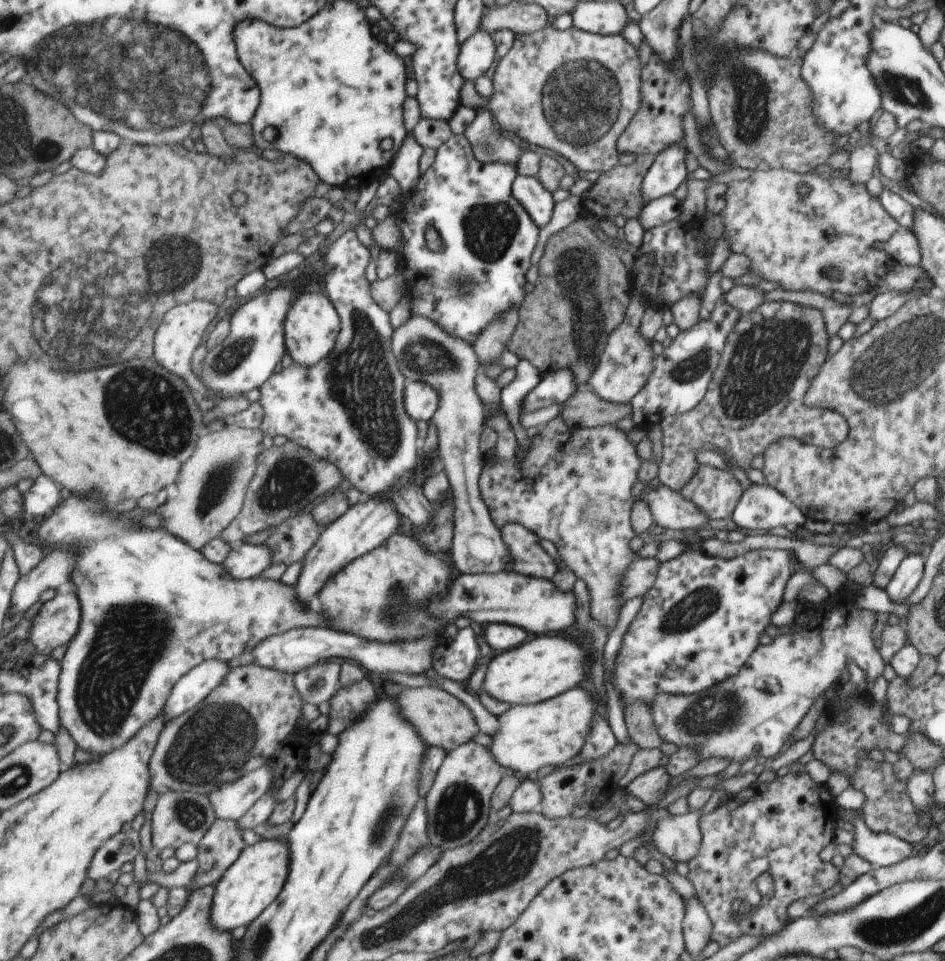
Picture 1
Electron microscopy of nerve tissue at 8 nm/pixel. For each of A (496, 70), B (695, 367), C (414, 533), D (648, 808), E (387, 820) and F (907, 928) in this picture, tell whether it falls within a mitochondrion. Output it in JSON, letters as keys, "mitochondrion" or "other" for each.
{"A":"other","B":"mitochondrion","C":"other","D":"other","E":"mitochondrion","F":"mitochondrion"}

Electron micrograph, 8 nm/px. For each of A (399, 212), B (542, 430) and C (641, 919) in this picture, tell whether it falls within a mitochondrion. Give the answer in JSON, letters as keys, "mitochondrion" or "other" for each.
{"A":"other","B":"other","C":"other"}

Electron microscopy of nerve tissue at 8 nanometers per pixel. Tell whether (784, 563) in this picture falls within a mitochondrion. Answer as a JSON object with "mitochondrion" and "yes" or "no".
{"mitochondrion":"no"}

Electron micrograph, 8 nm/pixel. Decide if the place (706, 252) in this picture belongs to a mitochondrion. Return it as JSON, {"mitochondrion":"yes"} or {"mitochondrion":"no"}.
{"mitochondrion":"no"}

